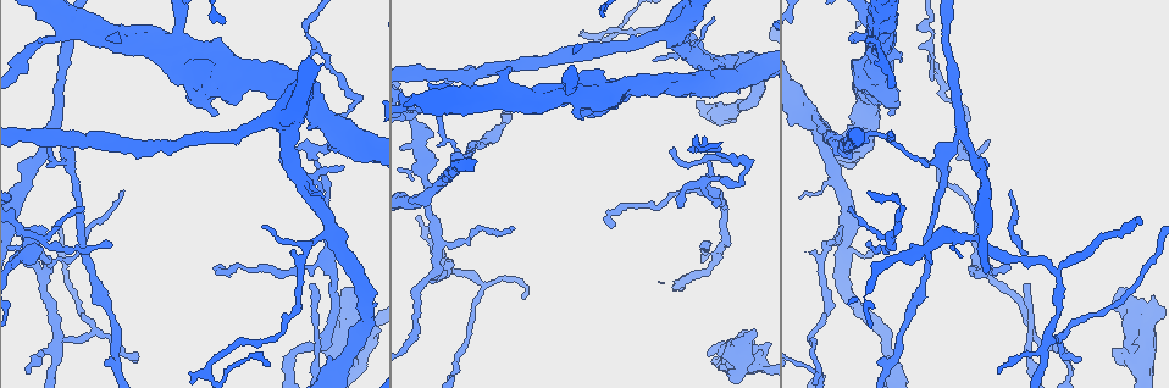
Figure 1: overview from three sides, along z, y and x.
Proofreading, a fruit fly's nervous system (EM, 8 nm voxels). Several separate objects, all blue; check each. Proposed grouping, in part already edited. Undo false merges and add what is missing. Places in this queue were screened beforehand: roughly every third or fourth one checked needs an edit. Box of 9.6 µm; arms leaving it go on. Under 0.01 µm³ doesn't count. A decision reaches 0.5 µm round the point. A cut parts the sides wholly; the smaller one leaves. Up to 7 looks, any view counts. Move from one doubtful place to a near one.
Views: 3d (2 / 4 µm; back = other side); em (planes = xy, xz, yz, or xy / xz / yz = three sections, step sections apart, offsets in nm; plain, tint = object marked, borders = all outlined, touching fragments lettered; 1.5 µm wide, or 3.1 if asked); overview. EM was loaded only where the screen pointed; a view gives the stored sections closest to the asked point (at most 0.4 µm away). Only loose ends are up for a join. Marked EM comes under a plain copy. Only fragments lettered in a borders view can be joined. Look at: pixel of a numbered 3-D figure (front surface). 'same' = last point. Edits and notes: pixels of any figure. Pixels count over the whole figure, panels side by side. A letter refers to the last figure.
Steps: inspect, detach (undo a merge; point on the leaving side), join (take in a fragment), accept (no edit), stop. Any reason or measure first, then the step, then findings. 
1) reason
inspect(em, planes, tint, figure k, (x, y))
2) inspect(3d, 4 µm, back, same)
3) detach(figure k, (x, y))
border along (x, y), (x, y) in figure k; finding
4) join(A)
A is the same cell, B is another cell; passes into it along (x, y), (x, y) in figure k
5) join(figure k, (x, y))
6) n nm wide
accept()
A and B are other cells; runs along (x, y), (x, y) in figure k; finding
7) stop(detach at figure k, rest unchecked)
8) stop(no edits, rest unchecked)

inspect(em, xz, step 4, borders, figure 1, (447, 268))

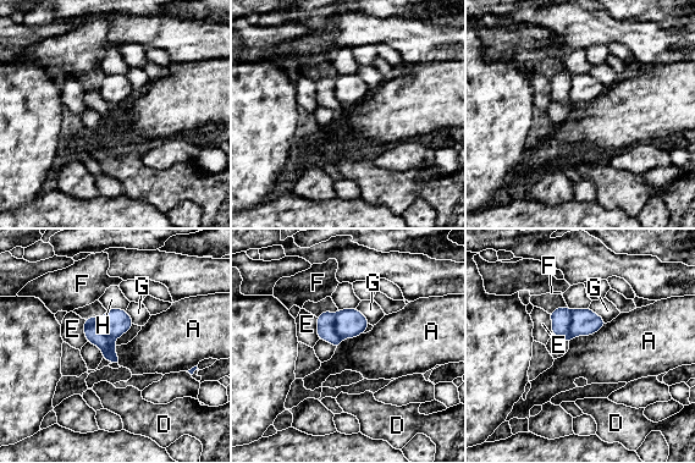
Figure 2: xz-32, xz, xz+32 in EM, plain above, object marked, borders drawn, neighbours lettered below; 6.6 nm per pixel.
detach(figure 2, (561, 317))
A, D, E, F, G and H are other cells; a second neuron is stuck on

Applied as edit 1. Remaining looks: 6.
thin end
inspect(3d, 4 µm, back, figure 1, (849, 209))

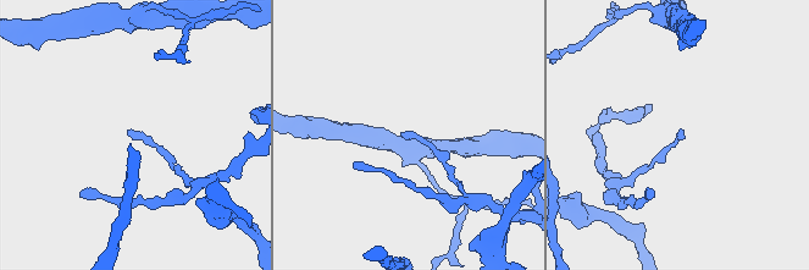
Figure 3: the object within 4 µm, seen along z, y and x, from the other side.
need the tissue
inspect(em, yz, step 4, borders, figure 3, (679, 134))

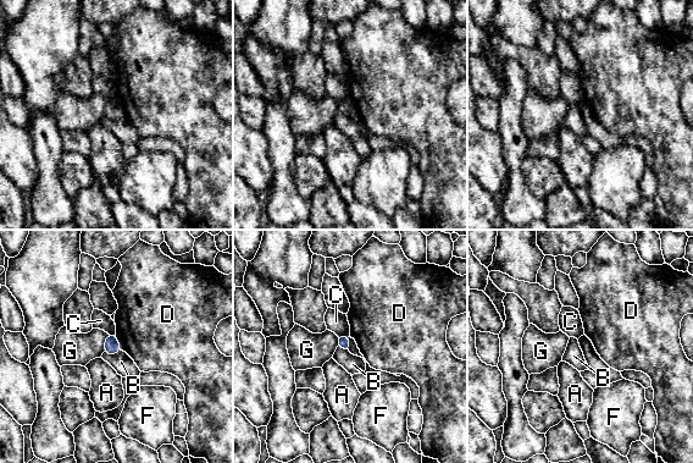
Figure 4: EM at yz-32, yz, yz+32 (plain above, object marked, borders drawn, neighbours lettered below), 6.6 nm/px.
cut it another way
inspect(em, planes, borders, same)

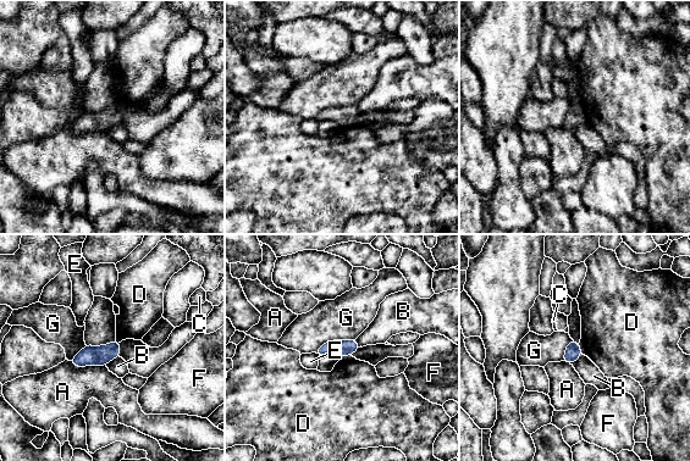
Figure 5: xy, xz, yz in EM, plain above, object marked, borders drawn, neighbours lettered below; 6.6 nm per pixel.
G touches over 280 nm
accept()
A, B, C, D, E, F and G are other cells; border along (354, 338), (327, 340), (315, 353) in figure 5; none of them fits

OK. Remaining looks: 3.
sudden change in width
inspect(em, xz, step 8, borders, figure 1, (460, 156))

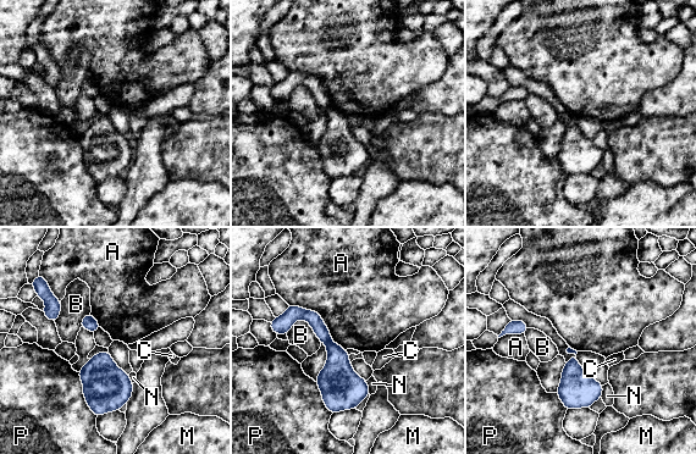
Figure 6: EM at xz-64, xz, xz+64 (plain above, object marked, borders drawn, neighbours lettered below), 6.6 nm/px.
inspect(em, yz, step 8, borders, same)

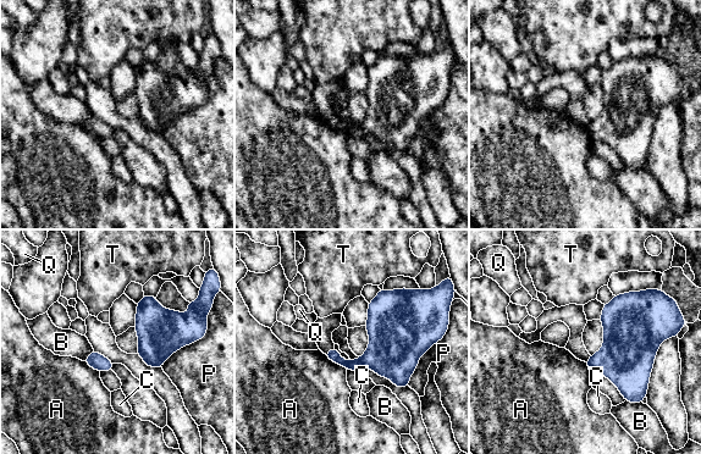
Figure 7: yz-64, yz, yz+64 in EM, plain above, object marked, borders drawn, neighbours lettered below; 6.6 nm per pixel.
detach(figure 7, (385, 355))
A, B, C, P, Q and T are other cells; border along (348, 361), (349, 369) in figure 7; two neurons meet here

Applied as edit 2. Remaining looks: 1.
stop(detach at figure 2, detach at figure 7, rest unchecked)

